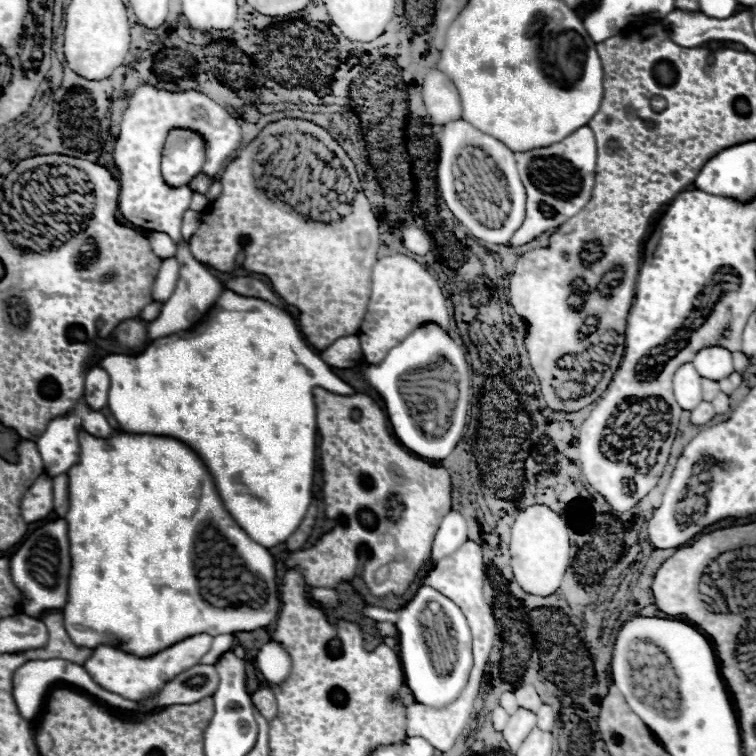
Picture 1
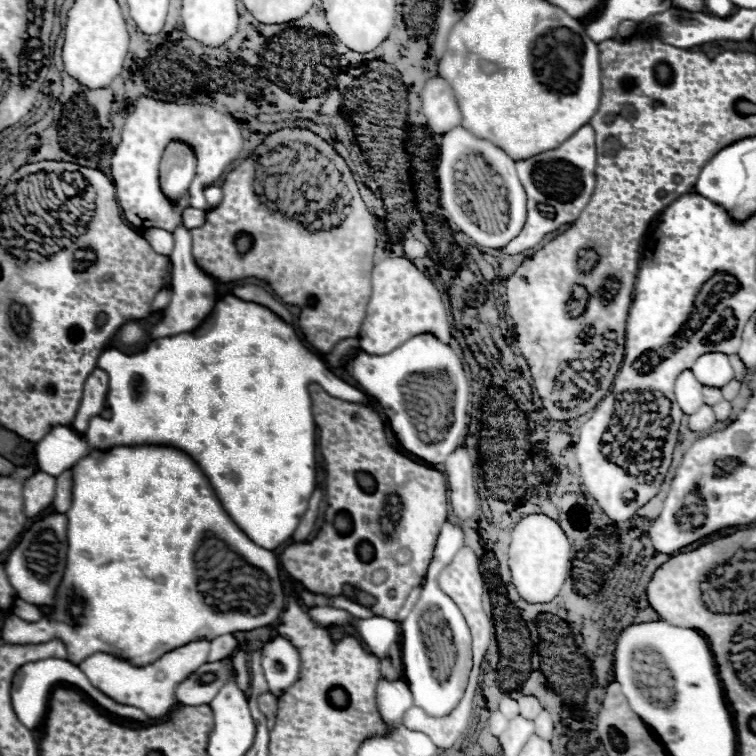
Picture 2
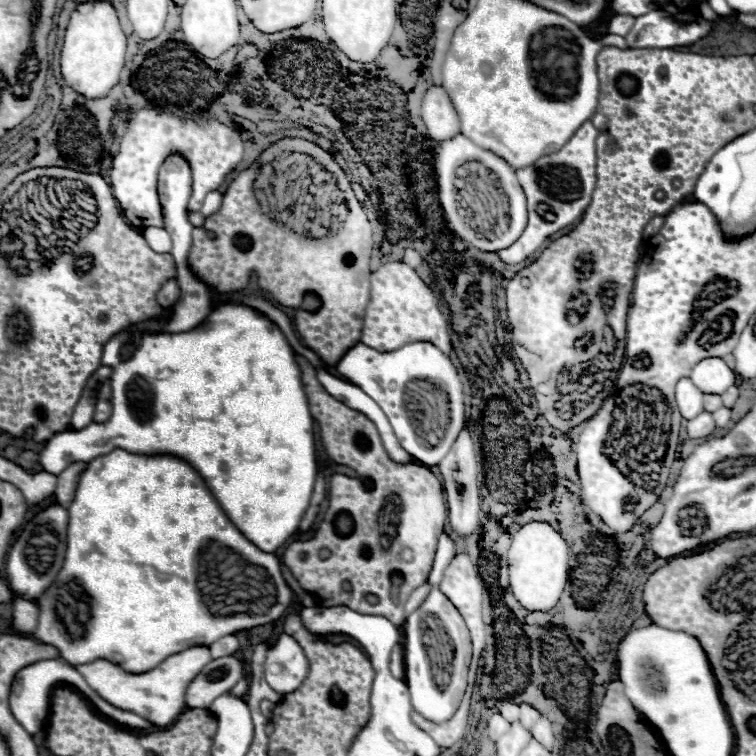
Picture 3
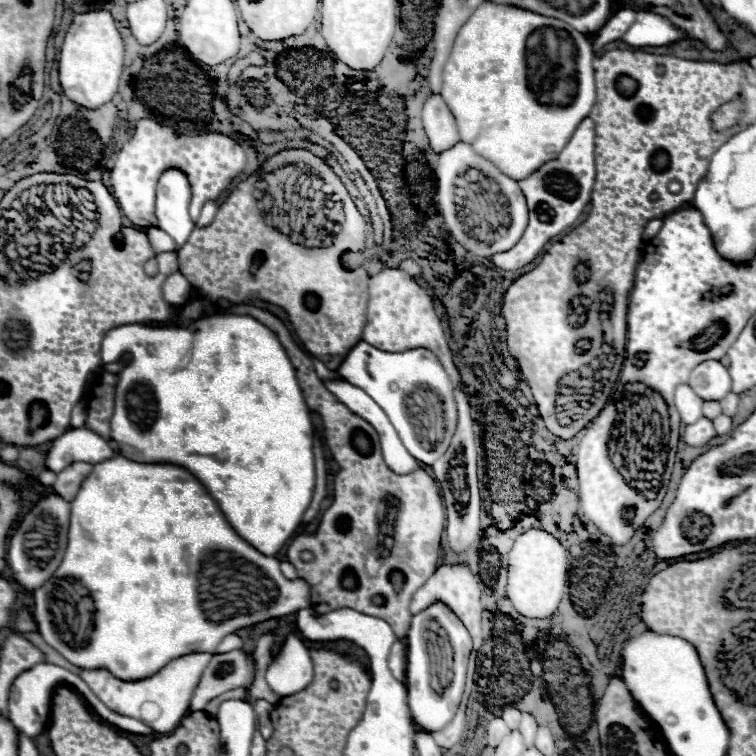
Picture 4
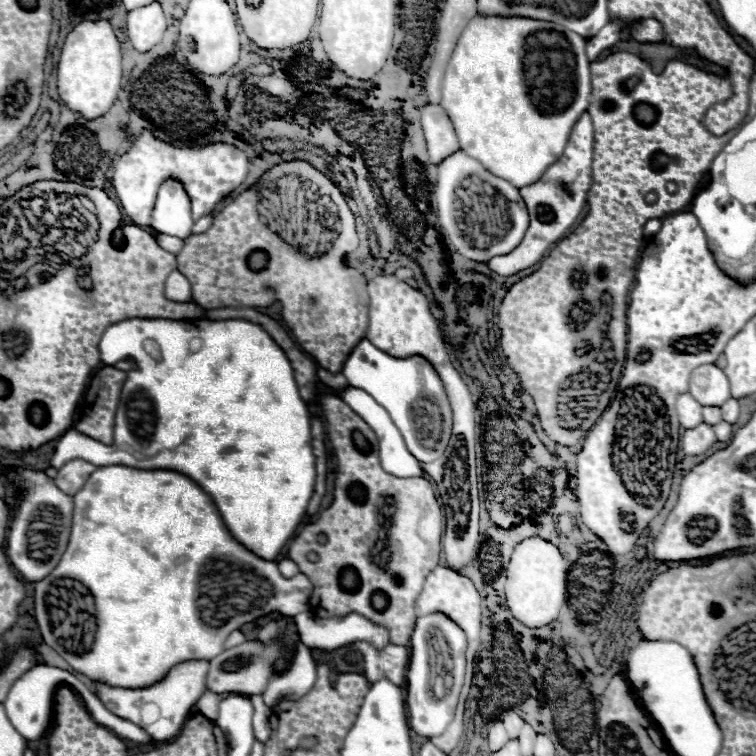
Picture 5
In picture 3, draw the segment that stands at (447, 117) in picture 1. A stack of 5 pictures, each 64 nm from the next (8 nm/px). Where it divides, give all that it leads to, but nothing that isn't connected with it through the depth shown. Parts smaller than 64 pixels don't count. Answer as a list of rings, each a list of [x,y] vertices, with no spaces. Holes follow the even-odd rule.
[[[430,84],[422,100],[422,118],[432,140],[448,140],[460,130],[460,120],[444,86]]]

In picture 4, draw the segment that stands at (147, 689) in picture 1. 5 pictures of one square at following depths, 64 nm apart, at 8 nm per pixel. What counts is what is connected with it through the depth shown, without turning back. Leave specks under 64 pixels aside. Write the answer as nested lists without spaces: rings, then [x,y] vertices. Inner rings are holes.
[[[206,652],[186,654],[186,656],[180,656],[172,662],[168,662],[162,670],[158,670],[154,676],[144,678],[144,680],[120,680],[120,678],[112,676],[112,672],[108,672],[106,668],[80,670],[80,676],[86,680],[86,684],[92,688],[92,692],[108,708],[122,712],[124,716],[132,716],[145,724],[150,724],[150,728],[156,730],[158,734],[168,734],[178,726],[178,722],[190,710],[190,696],[210,660],[212,660],[212,654],[206,654]]]

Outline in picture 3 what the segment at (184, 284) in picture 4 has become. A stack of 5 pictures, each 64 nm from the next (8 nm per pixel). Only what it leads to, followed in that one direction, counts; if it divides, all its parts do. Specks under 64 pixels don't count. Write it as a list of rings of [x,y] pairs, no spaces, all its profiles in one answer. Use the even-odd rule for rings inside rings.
[[[172,278],[172,280],[168,280],[168,282],[162,286],[162,290],[160,290],[158,296],[156,296],[156,302],[158,302],[162,308],[170,308],[170,306],[174,304],[176,296],[178,296],[178,284],[176,284],[176,280]]]

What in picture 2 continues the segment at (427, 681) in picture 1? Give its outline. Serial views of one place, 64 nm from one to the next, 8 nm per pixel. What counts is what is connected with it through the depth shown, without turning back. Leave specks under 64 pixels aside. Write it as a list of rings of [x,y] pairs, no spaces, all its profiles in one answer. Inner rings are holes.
[[[446,520],[438,534],[438,544],[434,548],[434,558],[430,562],[422,594],[410,614],[400,622],[402,630],[402,666],[404,680],[410,686],[414,704],[424,708],[430,716],[446,716],[462,698],[468,674],[472,668],[472,638],[470,628],[460,612],[460,608],[438,588],[436,576],[444,564],[448,564],[458,548],[464,546],[464,530],[458,522]],[[430,656],[440,660],[440,668],[434,670]]]

